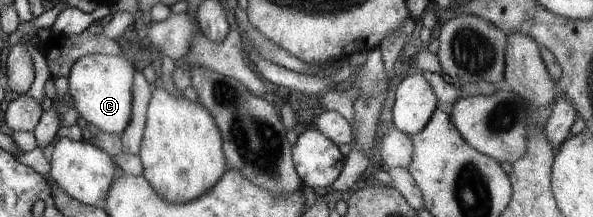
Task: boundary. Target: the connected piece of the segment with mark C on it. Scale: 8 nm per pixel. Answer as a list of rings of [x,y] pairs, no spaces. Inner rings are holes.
[[[99,53],[88,54],[78,58],[67,75],[68,90],[72,98],[73,108],[78,116],[86,123],[92,124],[97,132],[107,134],[121,134],[128,126],[132,112],[132,82],[134,77],[134,66],[122,55],[102,55]]]

